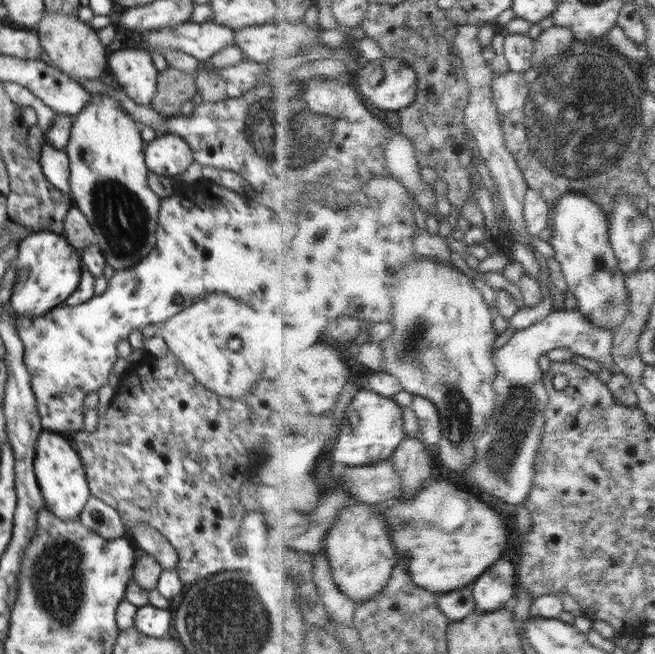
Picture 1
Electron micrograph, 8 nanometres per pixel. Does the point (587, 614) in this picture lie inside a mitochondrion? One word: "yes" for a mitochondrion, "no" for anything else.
no

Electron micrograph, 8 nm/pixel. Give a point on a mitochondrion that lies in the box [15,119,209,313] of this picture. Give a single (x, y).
(122, 217)

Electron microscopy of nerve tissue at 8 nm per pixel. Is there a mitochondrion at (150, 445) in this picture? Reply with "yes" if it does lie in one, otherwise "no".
no

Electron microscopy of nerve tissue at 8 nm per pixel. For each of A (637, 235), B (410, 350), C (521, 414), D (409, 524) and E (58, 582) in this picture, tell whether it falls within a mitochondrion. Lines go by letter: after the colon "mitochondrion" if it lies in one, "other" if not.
A: other
B: mitochondrion
C: mitochondrion
D: mitochondrion
E: mitochondrion

